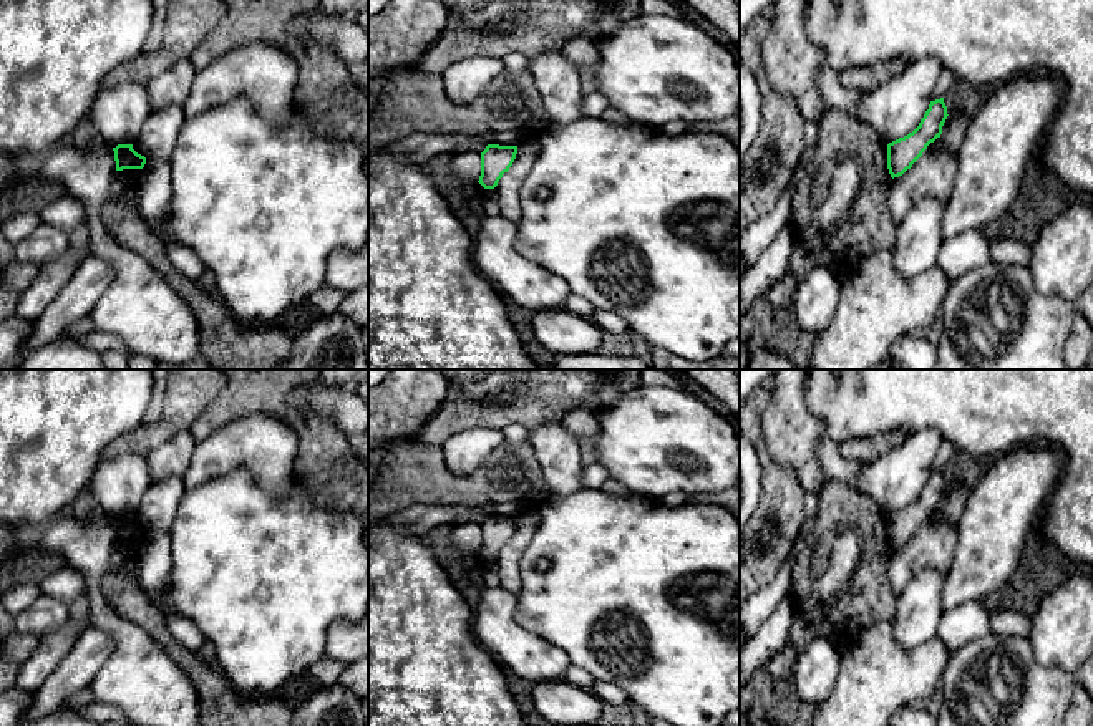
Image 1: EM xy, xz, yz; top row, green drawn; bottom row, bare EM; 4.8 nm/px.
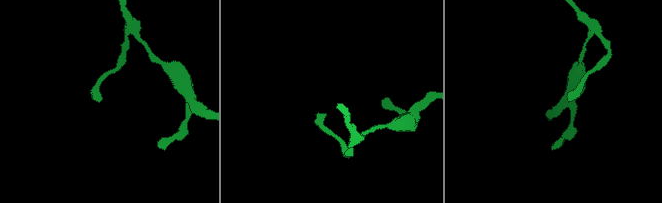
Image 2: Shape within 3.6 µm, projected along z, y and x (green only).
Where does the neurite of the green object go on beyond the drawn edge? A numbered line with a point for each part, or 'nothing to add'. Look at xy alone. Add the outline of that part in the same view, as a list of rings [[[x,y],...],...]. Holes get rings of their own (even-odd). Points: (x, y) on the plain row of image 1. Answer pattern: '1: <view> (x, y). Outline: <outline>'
nothing to add

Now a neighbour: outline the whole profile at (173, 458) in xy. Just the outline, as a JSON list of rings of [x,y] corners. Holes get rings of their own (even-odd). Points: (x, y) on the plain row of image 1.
[[[182,431],[159,448],[149,451],[148,464],[153,482],[166,477],[182,477],[191,464],[196,439],[191,431]]]

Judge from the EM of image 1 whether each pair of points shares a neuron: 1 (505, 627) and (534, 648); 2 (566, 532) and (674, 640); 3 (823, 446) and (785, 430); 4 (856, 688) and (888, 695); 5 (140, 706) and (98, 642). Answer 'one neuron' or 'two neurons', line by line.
1: one neuron
2: one neuron
3: two neurons
4: one neuron
5: two neurons

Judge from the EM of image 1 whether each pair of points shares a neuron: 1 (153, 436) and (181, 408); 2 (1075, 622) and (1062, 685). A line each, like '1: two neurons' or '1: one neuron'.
1: one neuron
2: two neurons

